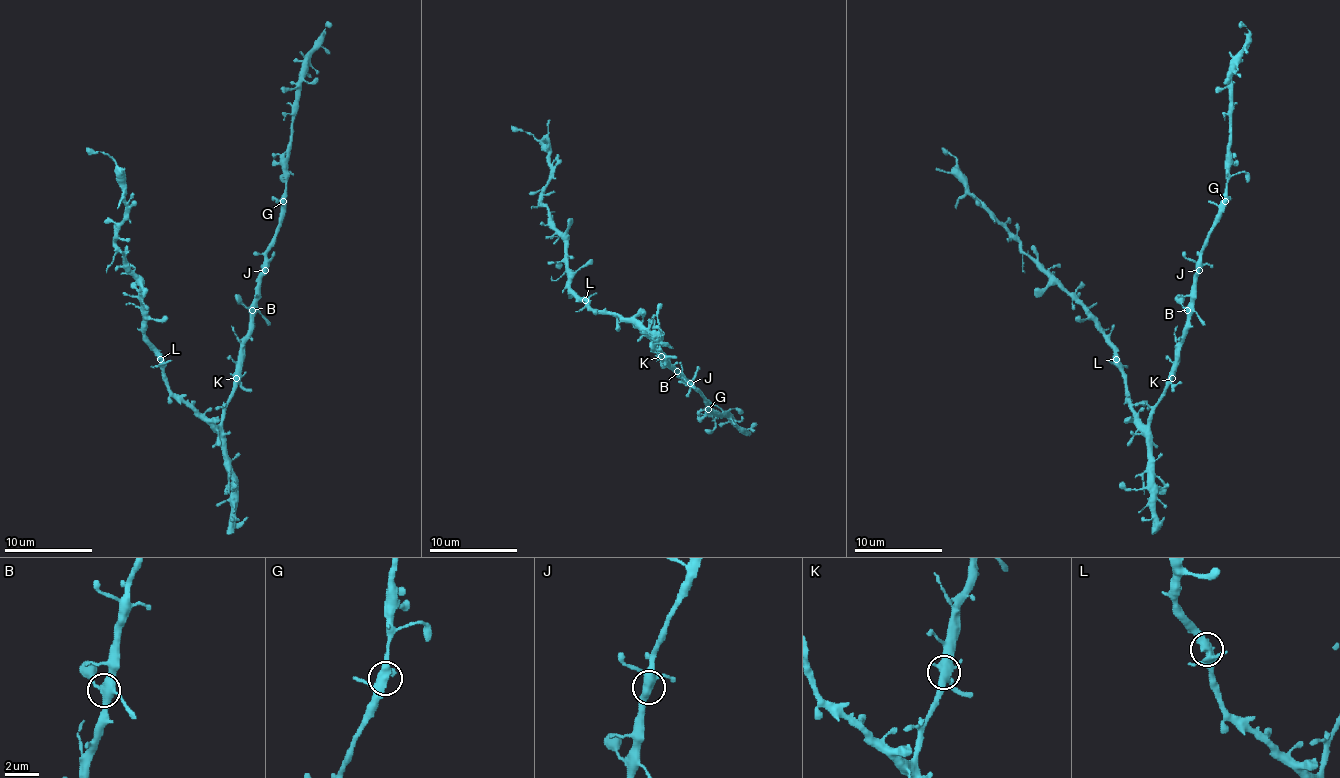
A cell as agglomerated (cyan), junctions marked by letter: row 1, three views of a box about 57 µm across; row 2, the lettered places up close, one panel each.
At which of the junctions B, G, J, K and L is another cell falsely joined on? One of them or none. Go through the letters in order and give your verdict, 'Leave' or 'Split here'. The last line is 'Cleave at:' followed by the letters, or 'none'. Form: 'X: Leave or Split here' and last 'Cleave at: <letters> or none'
B: Leave
G: Leave
J: Leave
K: Leave
L: Leave
Cleave at: none

